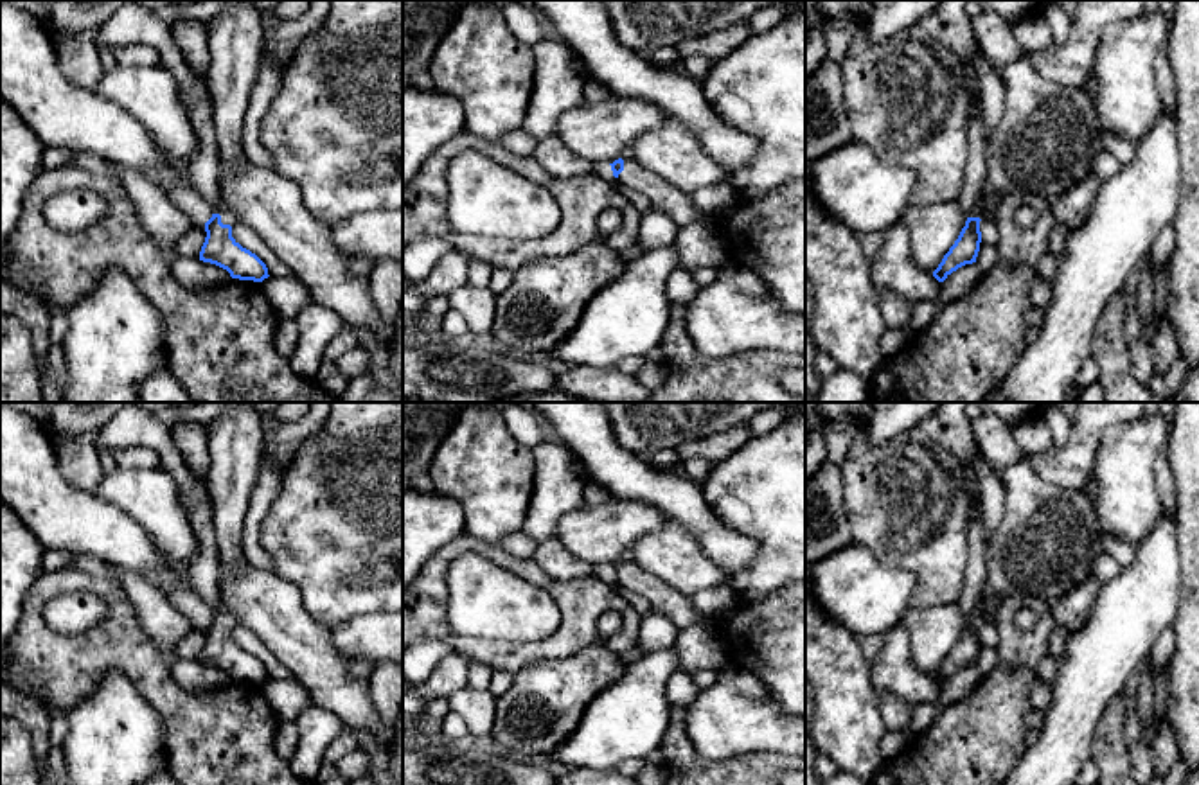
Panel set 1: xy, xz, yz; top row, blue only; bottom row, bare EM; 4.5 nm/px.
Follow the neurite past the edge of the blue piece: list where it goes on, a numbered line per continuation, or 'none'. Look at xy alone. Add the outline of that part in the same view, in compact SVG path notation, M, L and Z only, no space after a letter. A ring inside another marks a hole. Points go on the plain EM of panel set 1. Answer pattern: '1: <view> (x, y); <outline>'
1: xy (227, 617); M219 596L219 604L218 604L216 616L221 618L221 625L223 625L223 627L234 629L234 627L239 625L235 614L223 604L221 596Z

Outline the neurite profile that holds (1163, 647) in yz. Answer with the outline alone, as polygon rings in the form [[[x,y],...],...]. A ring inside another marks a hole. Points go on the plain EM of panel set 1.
[[[1168,625],[1156,639],[1152,652],[1149,656],[1150,659],[1150,670],[1154,677],[1158,677],[1167,666],[1174,654],[1176,645],[1176,632],[1174,627]]]

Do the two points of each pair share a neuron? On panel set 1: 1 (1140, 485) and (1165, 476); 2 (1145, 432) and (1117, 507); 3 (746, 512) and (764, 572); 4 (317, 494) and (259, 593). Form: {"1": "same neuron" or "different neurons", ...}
{"1": "different neurons", "2": "same neuron", "3": "same neuron", "4": "different neurons"}

